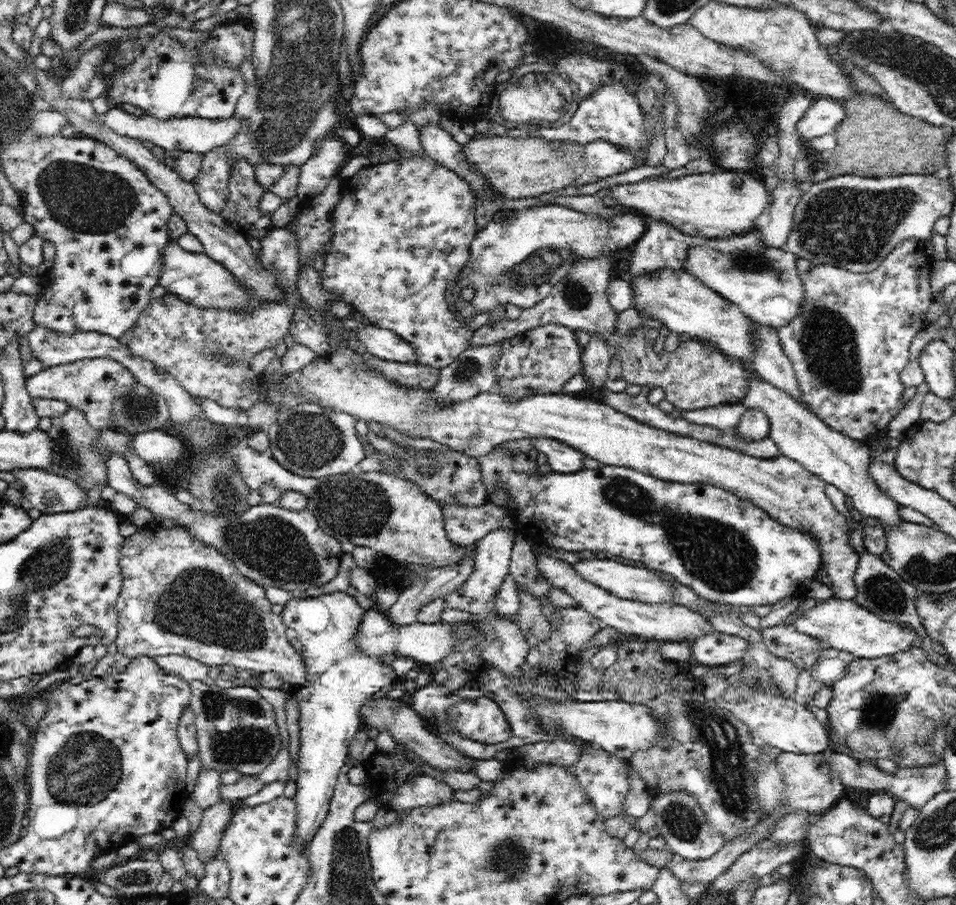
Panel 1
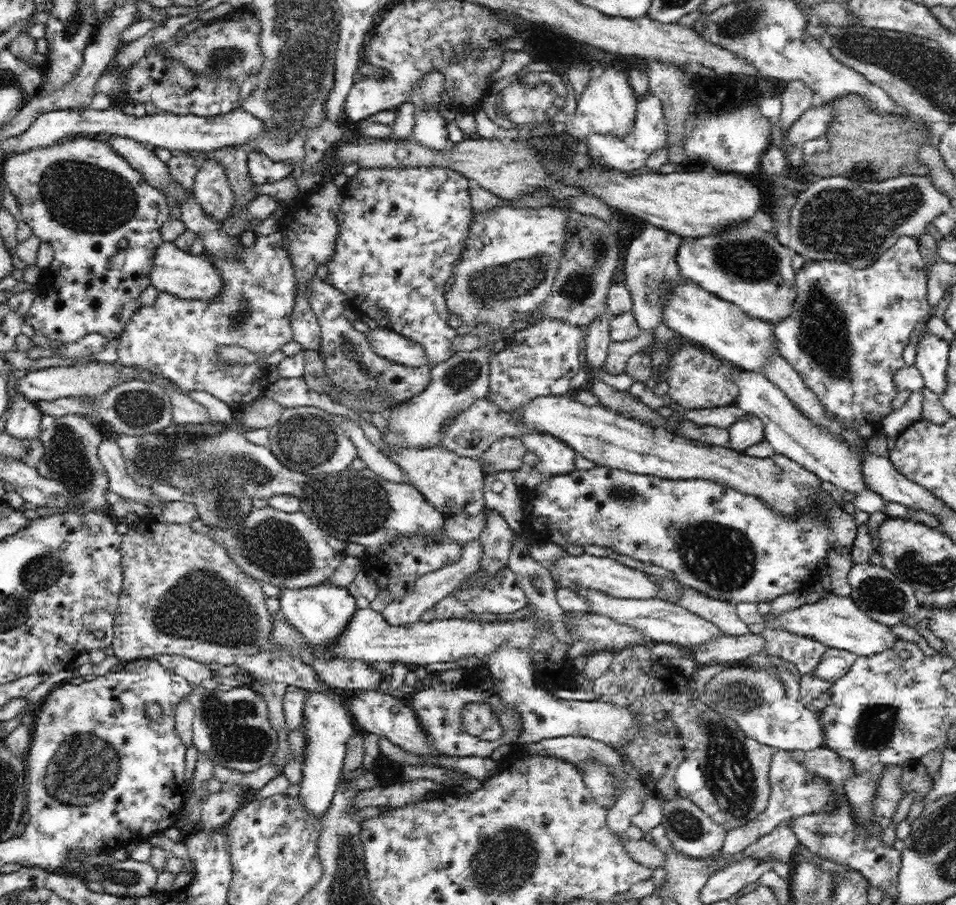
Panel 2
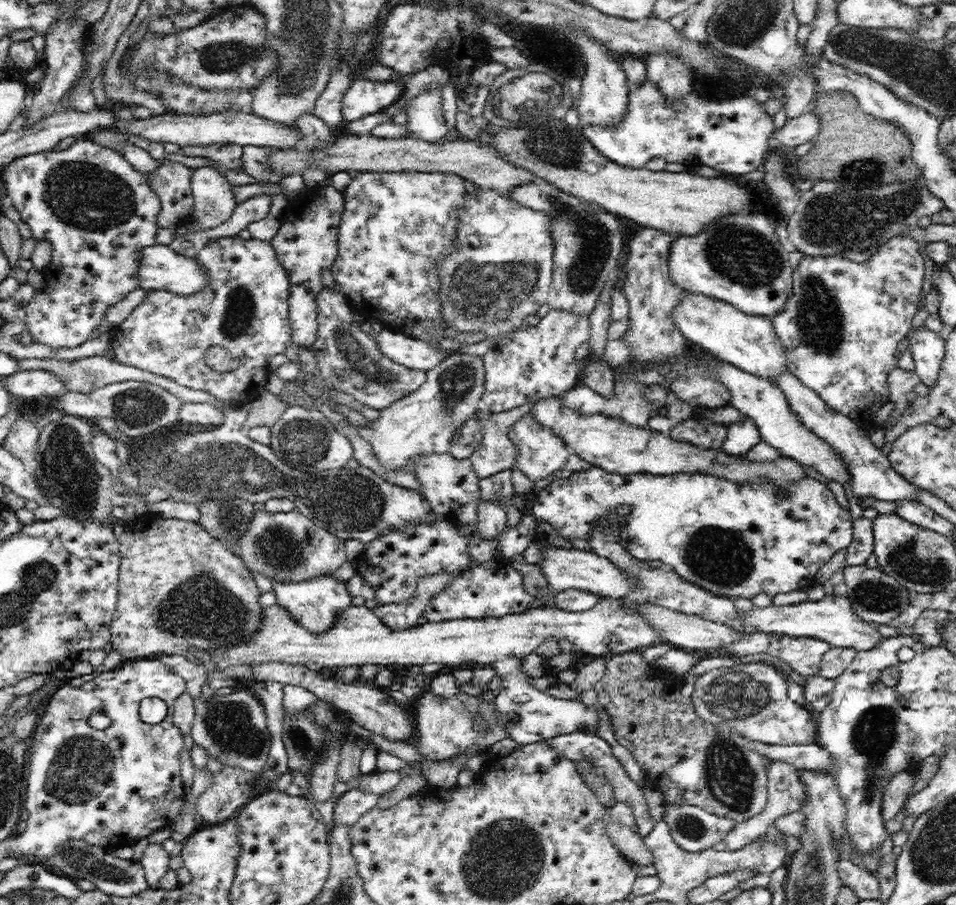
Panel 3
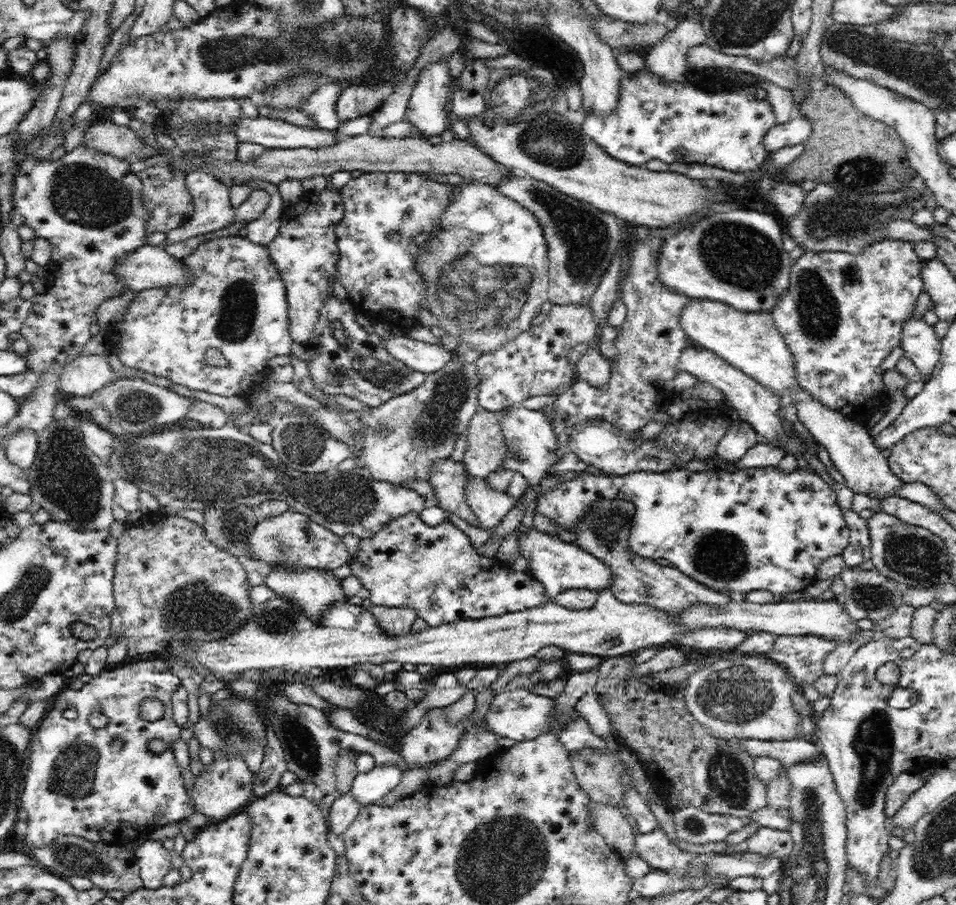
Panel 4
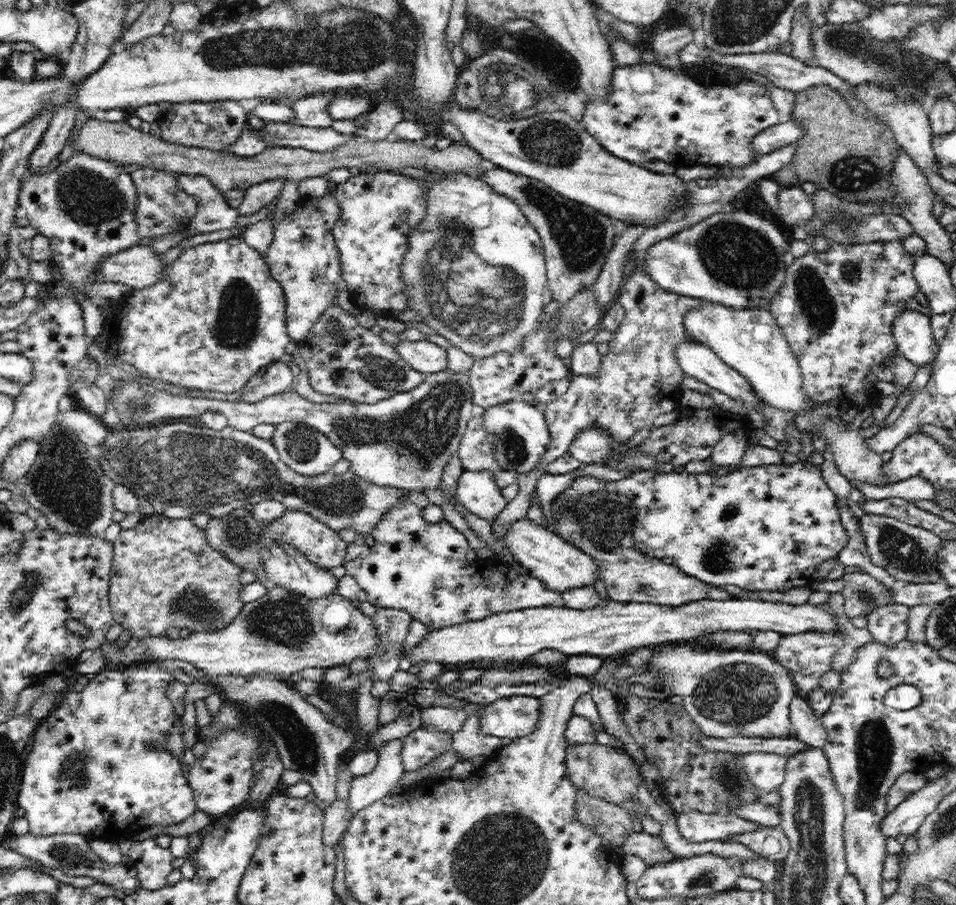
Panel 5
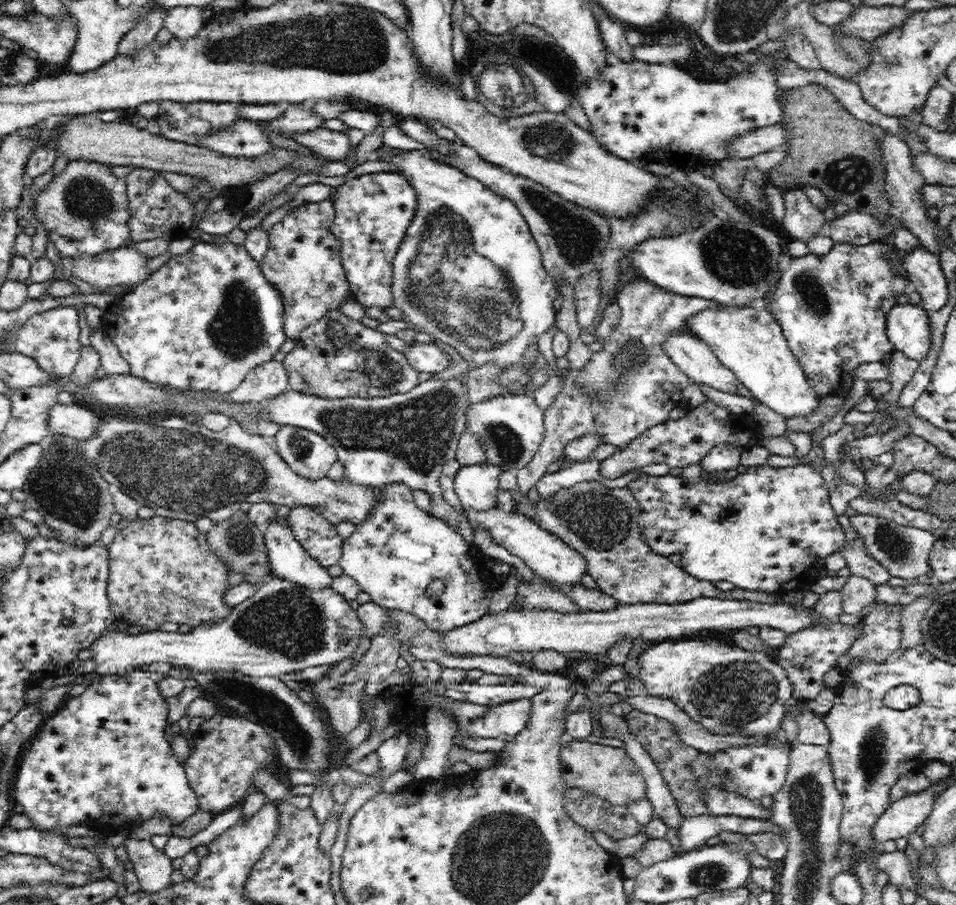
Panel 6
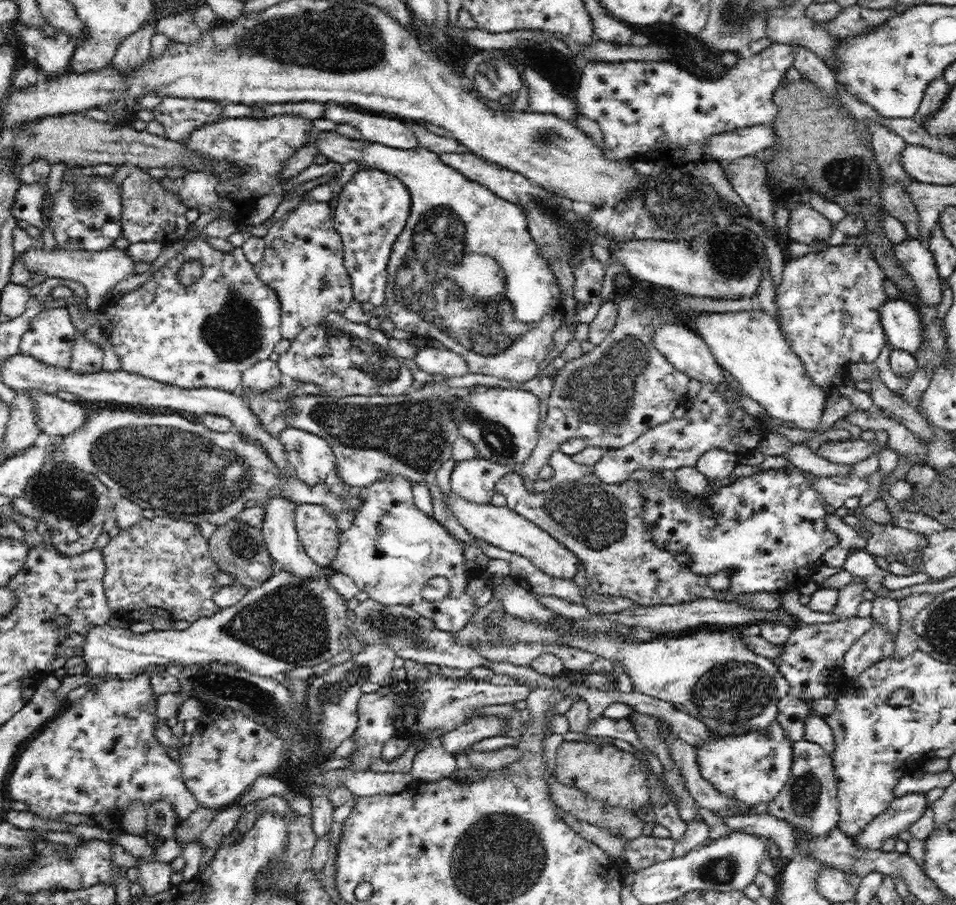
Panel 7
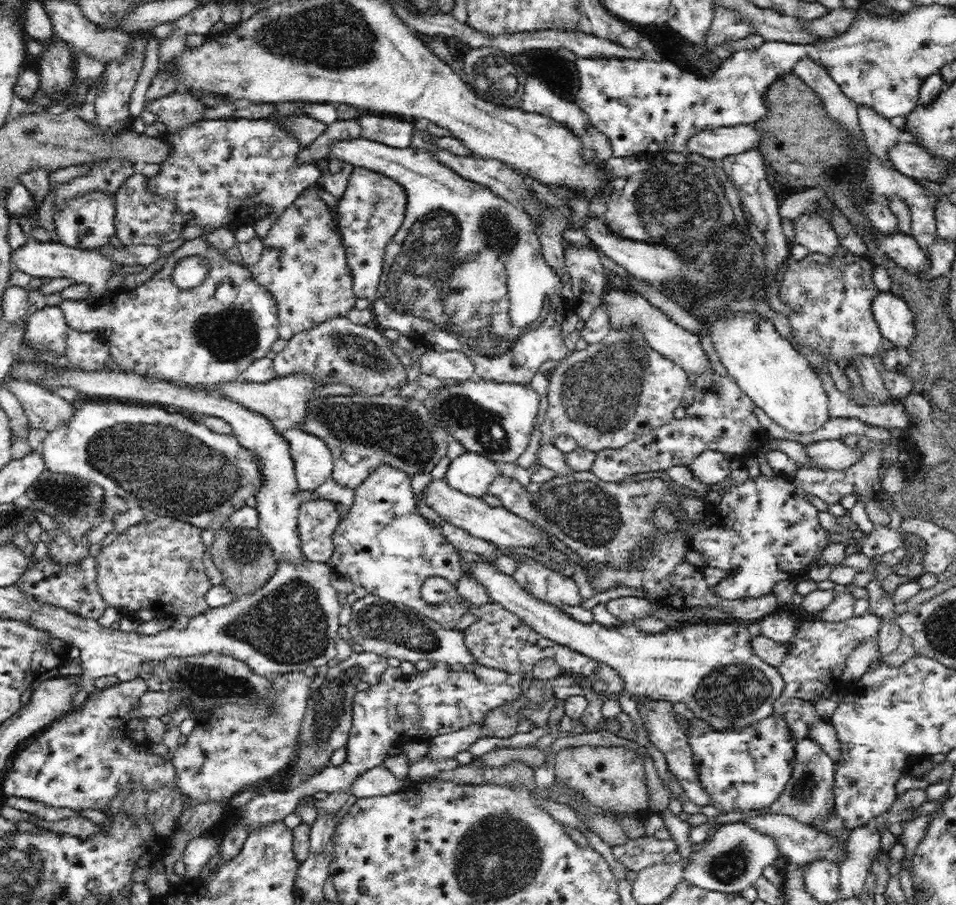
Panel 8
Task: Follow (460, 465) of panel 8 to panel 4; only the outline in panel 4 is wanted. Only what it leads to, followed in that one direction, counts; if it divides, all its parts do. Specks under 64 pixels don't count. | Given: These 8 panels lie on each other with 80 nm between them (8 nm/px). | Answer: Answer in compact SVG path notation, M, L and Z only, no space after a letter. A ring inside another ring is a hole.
M472 479L469 482L469 487L467 488L467 499L474 511L474 514L477 518L477 525L487 530L488 532L492 532L494 534L495 530L503 523L504 517L516 507L521 507L526 504L534 502L537 494L529 487L524 495L521 497L514 498L507 493L494 492L486 485L484 485L483 479Z

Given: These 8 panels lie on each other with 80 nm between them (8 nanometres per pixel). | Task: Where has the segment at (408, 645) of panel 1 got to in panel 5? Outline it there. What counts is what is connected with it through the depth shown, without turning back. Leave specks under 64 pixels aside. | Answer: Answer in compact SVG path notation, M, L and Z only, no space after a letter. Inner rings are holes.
M600 579L594 584L594 589L599 593L599 602L594 608L573 609L559 604L548 604L538 608L522 609L517 611L501 612L492 616L487 616L482 620L467 620L458 622L444 628L428 630L426 635L414 648L406 650L400 644L397 658L407 658L410 662L436 662L441 664L466 665L473 662L500 663L501 665L511 665L511 663L524 662L530 660L542 648L556 648L566 655L596 655L603 658L614 658L627 655L638 648L662 647L666 642L682 642L690 640L694 636L704 632L718 632L718 630L730 631L774 631L782 635L795 635L800 633L840 633L840 620L836 616L835 610L826 608L826 603L812 605L788 604L786 602L760 602L744 598L732 598L730 600L713 601L701 600L685 604L682 607L661 607L650 603L622 603L614 600L604 582ZM269 588L261 599L246 603L242 614L238 615L238 618L225 631L197 632L190 634L186 639L178 637L174 640L164 636L159 639L150 639L147 643L144 641L141 645L131 639L124 644L121 650L118 650L113 642L102 647L106 648L110 667L130 665L132 662L162 661L177 658L191 662L201 672L213 679L225 676L251 678L266 672L273 673L279 679L284 677L294 679L298 677L298 672L306 670L306 668L321 668L324 671L333 666L349 665L356 658L370 660L372 657L379 657L385 653L387 648L383 646L373 617L364 614L360 607L356 608L350 601L351 599L343 597L339 592L328 599L308 601L308 599L286 591L286 589Z

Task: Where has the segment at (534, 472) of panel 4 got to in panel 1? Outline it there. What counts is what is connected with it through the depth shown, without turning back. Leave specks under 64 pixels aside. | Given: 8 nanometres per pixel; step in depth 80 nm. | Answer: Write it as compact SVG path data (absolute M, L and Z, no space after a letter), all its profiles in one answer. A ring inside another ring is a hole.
M539 438L534 441L535 448L547 455L552 470L568 474L585 468L587 456L573 446L558 439Z

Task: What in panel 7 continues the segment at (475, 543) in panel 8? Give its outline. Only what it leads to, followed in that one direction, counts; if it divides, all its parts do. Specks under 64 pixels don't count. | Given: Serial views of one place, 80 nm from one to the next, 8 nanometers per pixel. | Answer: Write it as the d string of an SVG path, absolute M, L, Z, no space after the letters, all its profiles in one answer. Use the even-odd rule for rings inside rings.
M444 381L425 382L420 388L398 396L339 397L297 391L286 396L285 408L279 416L286 426L312 432L329 442L335 452L335 467L346 486L364 488L390 475L402 477L410 484L424 482L430 491L433 517L465 544L469 542L469 532L437 483L437 472L453 458L454 443L462 435L454 416L456 402L462 400L462 394Z

